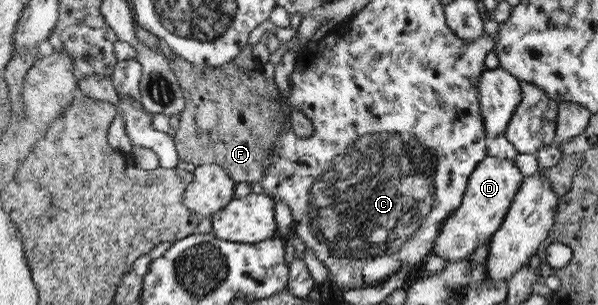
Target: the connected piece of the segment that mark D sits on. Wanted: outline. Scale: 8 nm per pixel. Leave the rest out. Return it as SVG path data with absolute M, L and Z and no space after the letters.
M487 156L477 170L469 178L469 185L466 186L465 197L462 198L461 206L453 211L452 217L441 227L437 241L434 242L434 251L442 259L458 261L469 257L477 250L477 247L484 245L492 239L493 235L501 229L505 215L509 213L517 191L521 189L524 177L520 169L512 159Z

